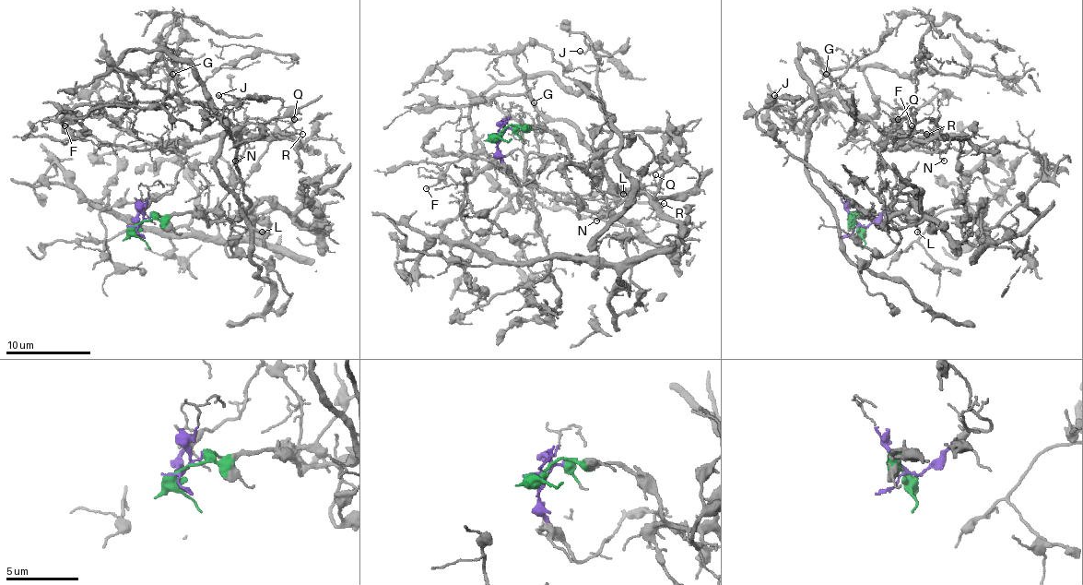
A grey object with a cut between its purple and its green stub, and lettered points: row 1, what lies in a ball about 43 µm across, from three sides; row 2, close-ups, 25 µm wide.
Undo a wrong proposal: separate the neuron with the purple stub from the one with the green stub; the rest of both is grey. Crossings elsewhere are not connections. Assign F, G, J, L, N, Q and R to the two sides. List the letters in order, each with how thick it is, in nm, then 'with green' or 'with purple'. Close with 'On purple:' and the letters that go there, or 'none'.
F: calibre 130 nm; with purple
G: calibre 110 nm; with purple
J: calibre 130 nm; with green
L: calibre 180 nm; with green
N: calibre 130 nm; with purple
Q: calibre 90 nm; with purple
R: calibre 110 nm; with purple
On purple: F, G, N, Q, R

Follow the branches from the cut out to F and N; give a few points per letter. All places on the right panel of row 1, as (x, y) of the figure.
F: (857, 225), (865, 227), (908, 199), (876, 150), (901, 148), (888, 150), (880, 141), (912, 125)
N: (857, 225), (865, 227), (898, 201), (908, 199), (876, 150), (923, 141), (934, 131), (944, 161)

